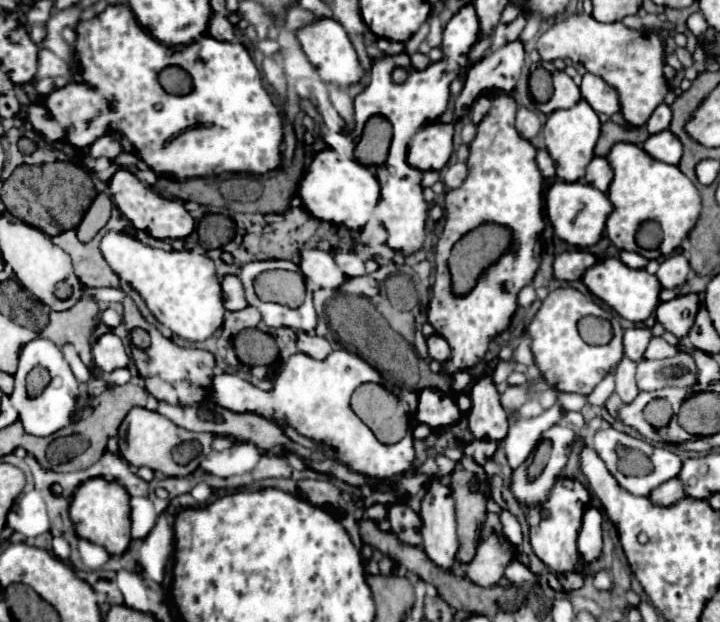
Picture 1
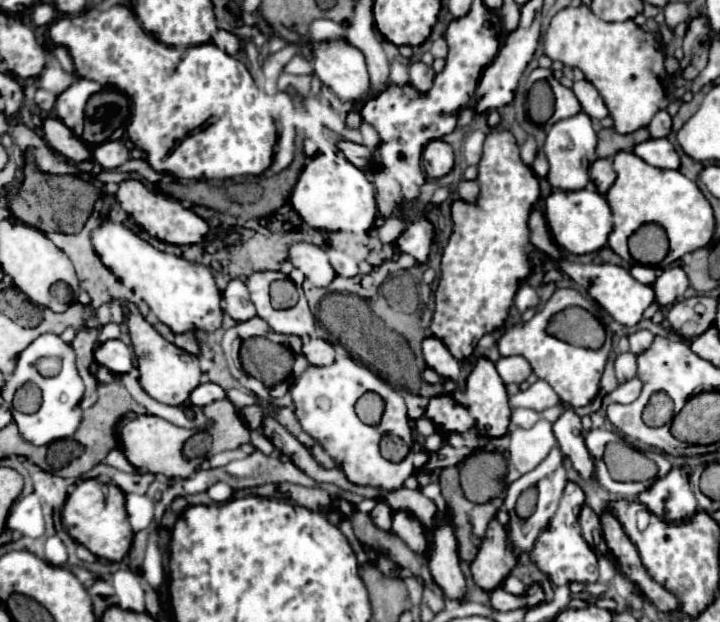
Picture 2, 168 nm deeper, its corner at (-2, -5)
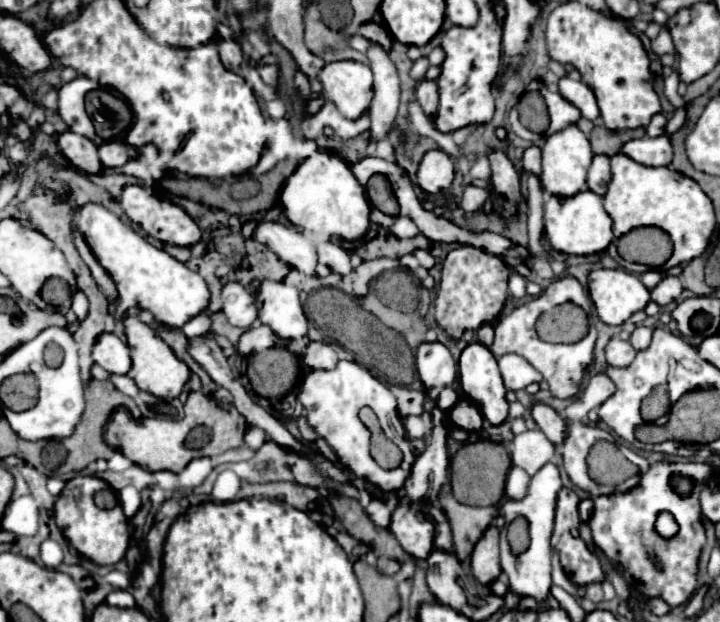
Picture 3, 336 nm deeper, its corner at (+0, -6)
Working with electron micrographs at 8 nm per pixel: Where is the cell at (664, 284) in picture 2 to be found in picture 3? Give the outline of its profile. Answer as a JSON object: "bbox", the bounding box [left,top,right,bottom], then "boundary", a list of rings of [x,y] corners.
{"bbox":[652,276,682,306],"boundary":[[[664,276],[660,280],[660,284],[652,290],[652,300],[660,306],[666,306],[670,302],[674,302],[676,298],[680,298],[682,294],[682,284],[678,276]]]}

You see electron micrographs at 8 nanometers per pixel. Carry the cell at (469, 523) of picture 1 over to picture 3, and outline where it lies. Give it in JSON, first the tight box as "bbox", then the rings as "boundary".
{"bbox":[440,484,498,562],"boundary":[[[448,484],[442,486],[442,490],[440,490],[440,506],[452,526],[456,558],[462,562],[472,554],[476,540],[480,540],[484,530],[498,516],[498,508],[496,506],[472,508],[472,506],[460,504],[452,496],[452,490],[448,488]]]}

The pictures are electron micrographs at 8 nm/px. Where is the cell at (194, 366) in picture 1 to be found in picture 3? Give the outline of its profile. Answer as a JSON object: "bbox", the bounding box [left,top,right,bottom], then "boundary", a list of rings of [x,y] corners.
{"bbox":[124,316,190,400],"boundary":[[[128,316],[124,320],[124,328],[126,328],[128,346],[132,350],[132,370],[130,370],[130,376],[136,382],[136,386],[140,390],[150,392],[150,394],[154,394],[158,398],[164,398],[164,400],[178,398],[182,388],[184,388],[184,384],[190,378],[188,366],[184,362],[180,362],[174,356],[172,348],[158,336],[158,332],[154,328],[150,328],[148,324],[144,324],[142,320]]]}

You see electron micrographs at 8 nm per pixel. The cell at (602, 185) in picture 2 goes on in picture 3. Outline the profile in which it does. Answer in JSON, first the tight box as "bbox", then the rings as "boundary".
{"bbox":[588,156,610,196],"boundary":[[[594,156],[592,166],[588,168],[588,188],[598,196],[606,194],[606,186],[610,182],[610,158],[608,156]]]}

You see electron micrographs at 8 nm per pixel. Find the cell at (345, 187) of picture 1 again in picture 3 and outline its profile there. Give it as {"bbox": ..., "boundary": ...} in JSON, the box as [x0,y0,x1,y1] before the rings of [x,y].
{"bbox":[280,150,370,240],"boundary":[[[320,150],[304,160],[286,180],[280,192],[280,202],[292,224],[314,232],[340,236],[344,240],[358,240],[370,226],[370,202],[366,200],[364,188],[352,174],[350,164],[332,150]]]}

